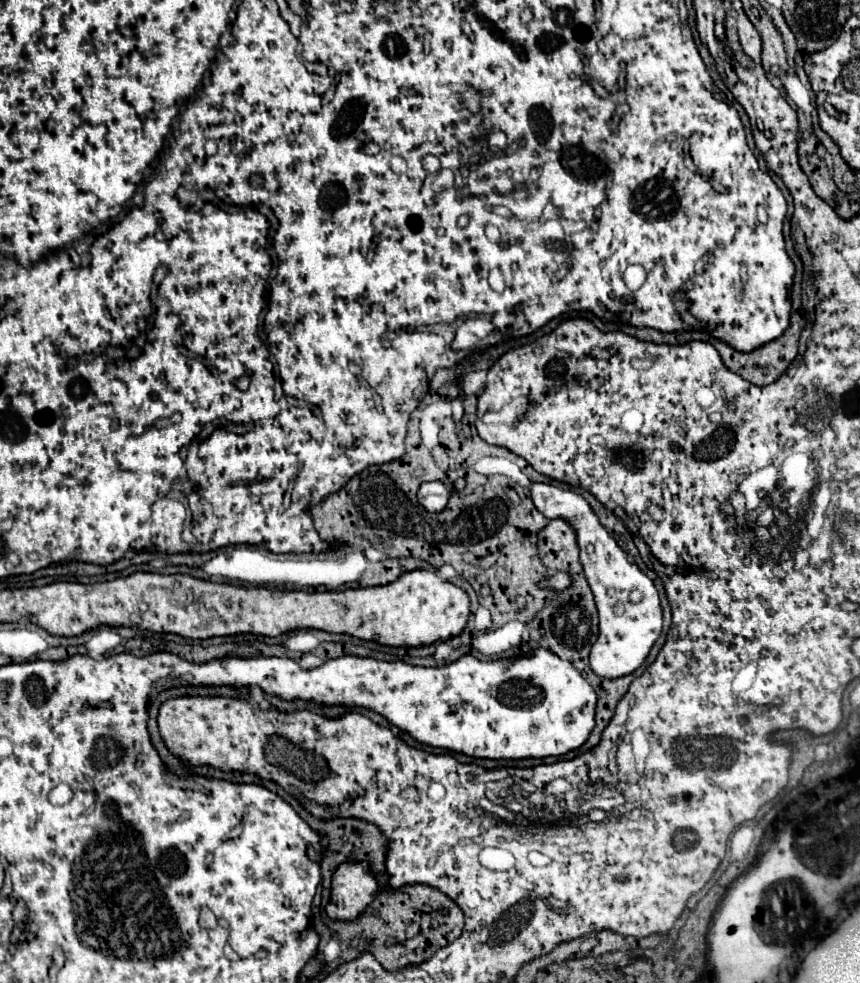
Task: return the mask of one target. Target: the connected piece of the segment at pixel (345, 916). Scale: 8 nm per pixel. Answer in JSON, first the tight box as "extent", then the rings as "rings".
{"extent":[324,860,380,920],"rings":[[[348,860],[332,874],[330,902],[324,910],[332,920],[356,920],[378,894],[380,882],[374,872],[368,872],[368,864]]]}

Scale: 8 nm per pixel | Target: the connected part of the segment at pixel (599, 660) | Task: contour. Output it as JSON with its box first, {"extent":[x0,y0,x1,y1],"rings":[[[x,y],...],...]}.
{"extent":[532,484,662,678],"rings":[[[534,484],[532,500],[546,518],[566,518],[578,536],[580,562],[598,608],[598,640],[590,650],[590,668],[600,678],[620,678],[642,666],[662,632],[662,608],[652,580],[628,558],[616,540],[604,530],[588,502],[572,490],[552,484]]]}

